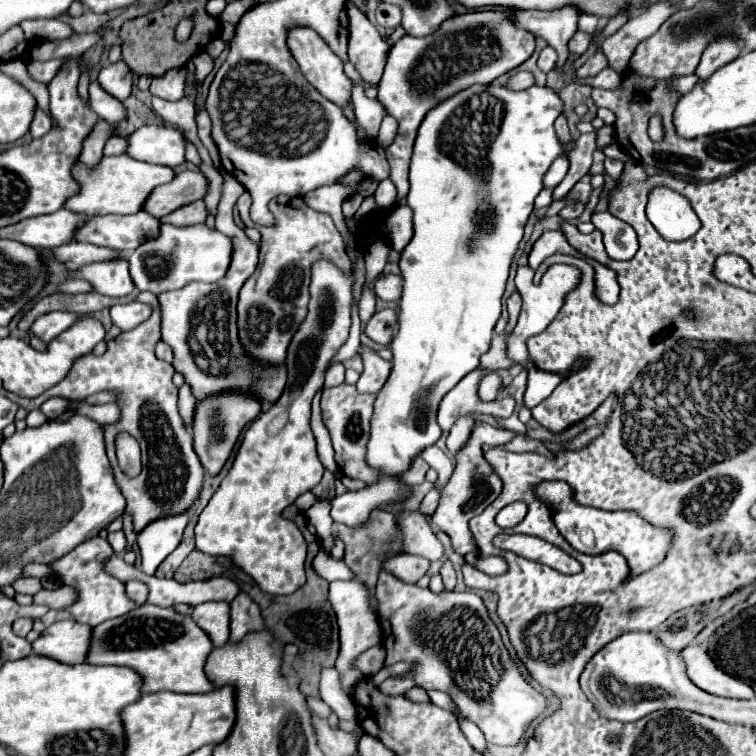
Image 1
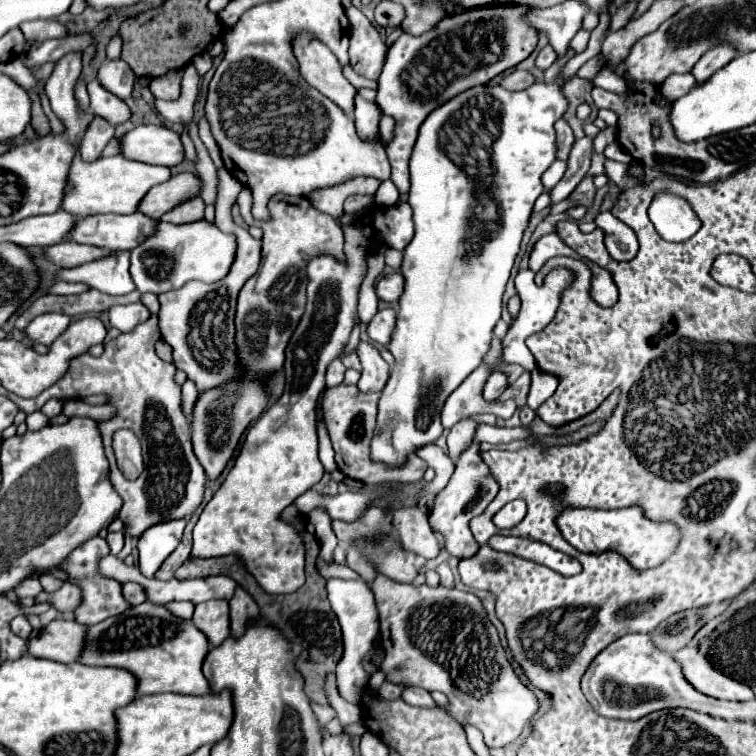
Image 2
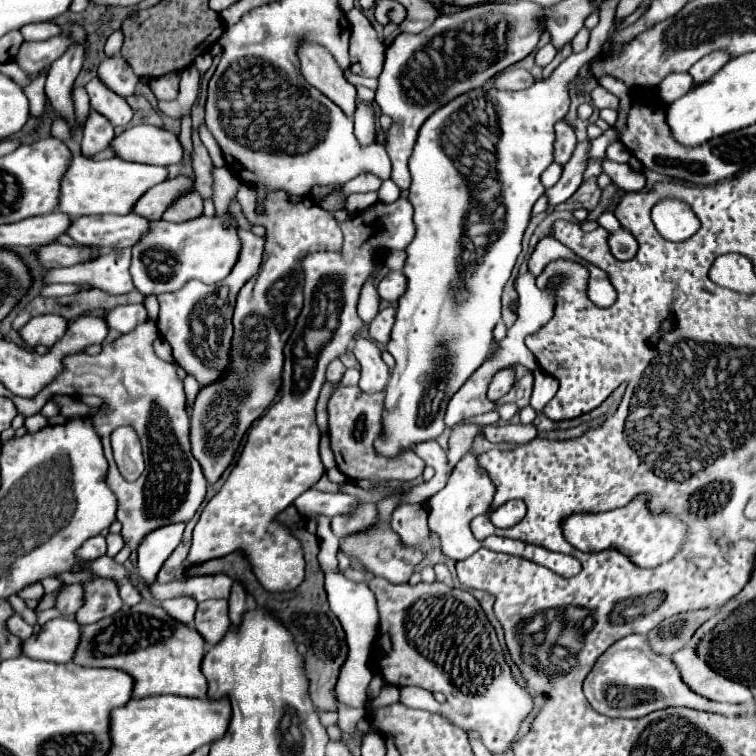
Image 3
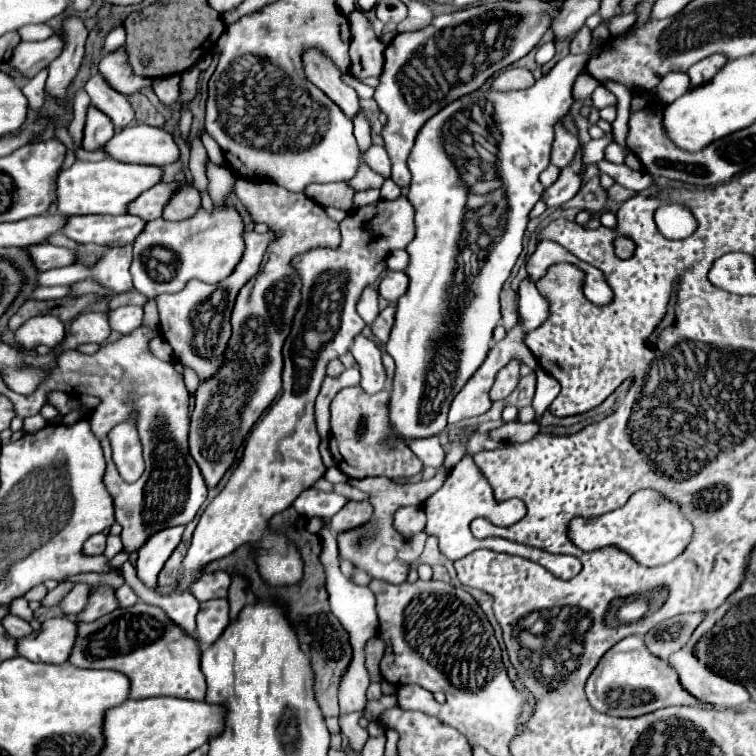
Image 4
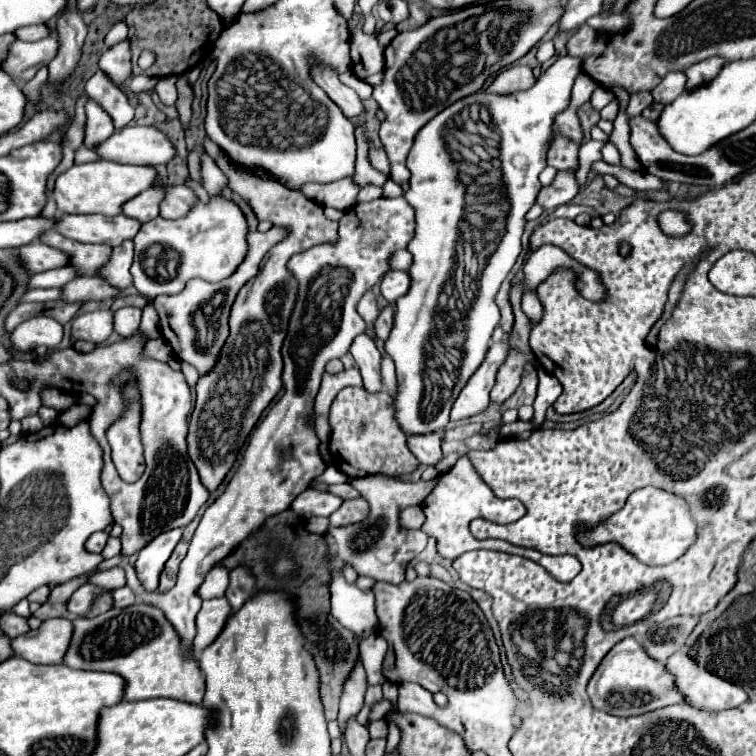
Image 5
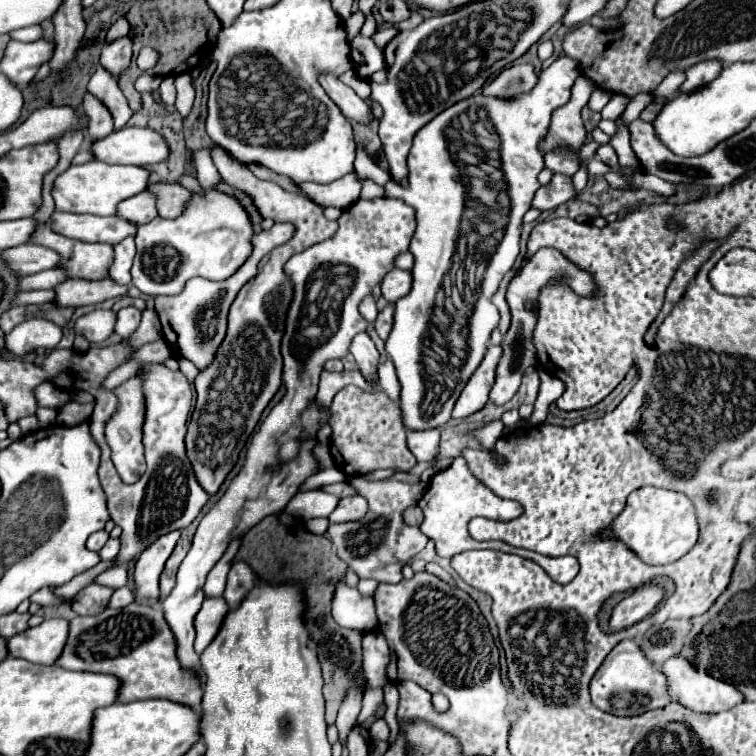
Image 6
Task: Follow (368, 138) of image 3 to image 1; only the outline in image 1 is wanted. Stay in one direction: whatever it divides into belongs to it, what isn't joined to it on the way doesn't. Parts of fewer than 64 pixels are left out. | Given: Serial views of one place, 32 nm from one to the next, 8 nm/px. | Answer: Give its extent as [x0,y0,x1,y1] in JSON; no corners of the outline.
[352,86,386,140]

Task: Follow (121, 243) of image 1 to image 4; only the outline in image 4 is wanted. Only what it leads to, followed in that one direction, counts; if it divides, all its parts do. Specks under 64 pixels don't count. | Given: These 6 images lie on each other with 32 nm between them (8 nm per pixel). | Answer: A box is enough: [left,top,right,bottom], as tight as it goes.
[62,216,144,246]

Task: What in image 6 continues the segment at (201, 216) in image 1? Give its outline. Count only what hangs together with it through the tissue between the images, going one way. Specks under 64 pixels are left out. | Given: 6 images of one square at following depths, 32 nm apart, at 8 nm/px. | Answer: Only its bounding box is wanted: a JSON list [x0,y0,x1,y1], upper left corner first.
[148,182,190,218]

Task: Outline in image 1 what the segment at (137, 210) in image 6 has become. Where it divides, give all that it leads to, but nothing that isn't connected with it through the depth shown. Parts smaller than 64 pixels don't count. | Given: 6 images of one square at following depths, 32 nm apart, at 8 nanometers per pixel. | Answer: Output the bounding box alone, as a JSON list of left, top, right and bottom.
[142,172,206,218]

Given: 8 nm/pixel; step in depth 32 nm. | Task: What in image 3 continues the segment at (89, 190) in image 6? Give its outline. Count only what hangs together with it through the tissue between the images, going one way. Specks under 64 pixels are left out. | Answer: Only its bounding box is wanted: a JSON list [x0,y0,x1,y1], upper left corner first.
[49,113,166,218]

